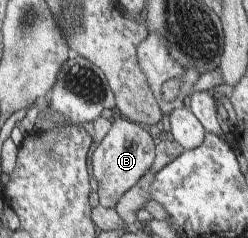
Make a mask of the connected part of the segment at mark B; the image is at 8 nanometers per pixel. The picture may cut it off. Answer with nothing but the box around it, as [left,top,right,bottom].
[91,117,157,209]

